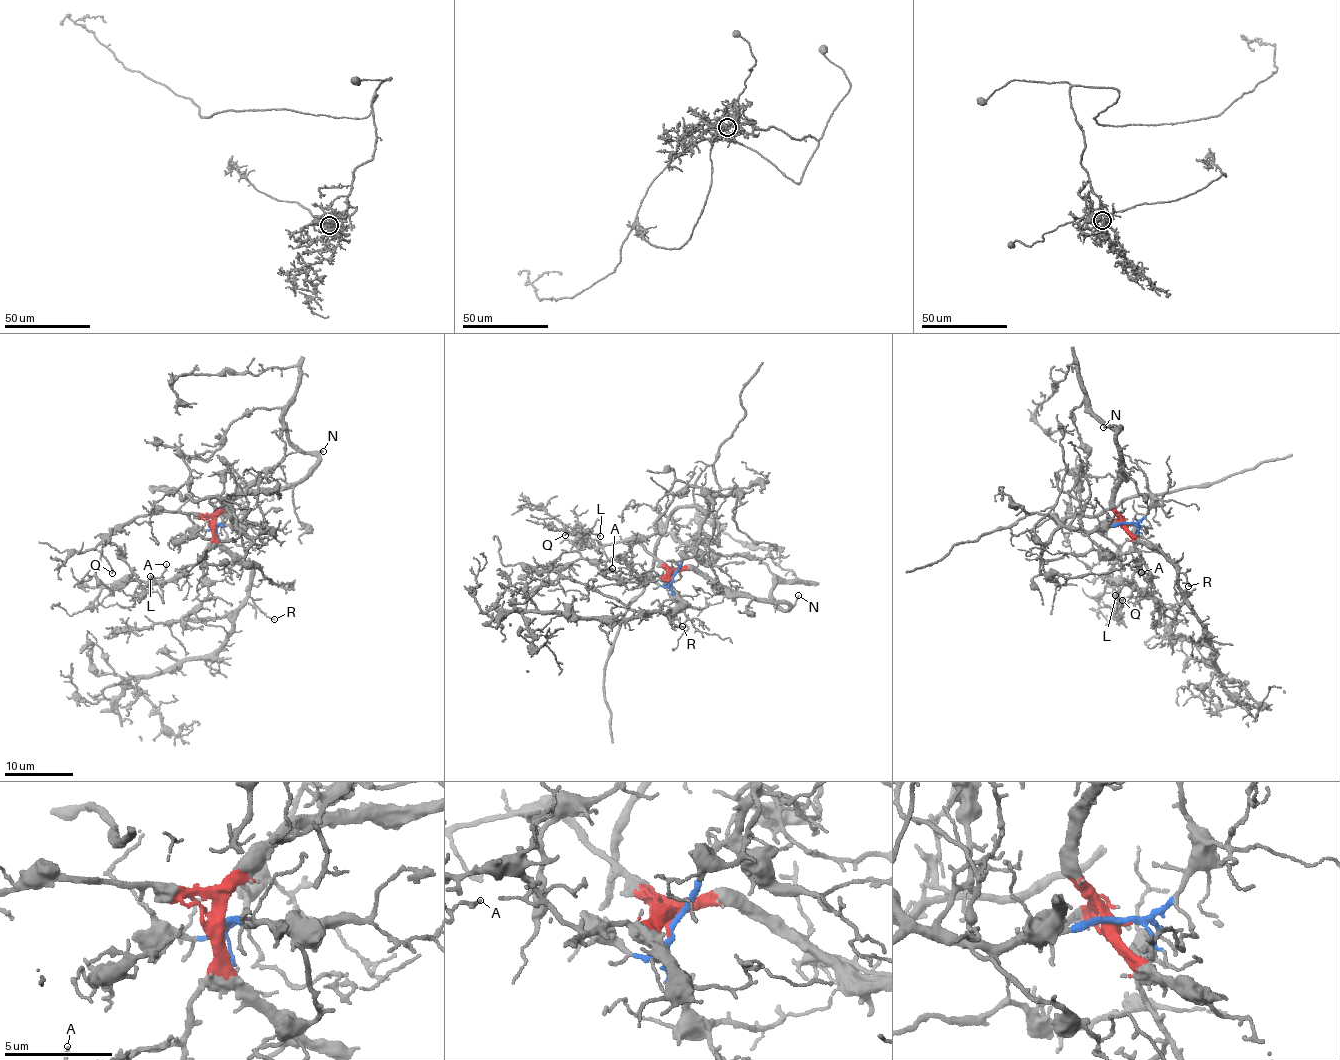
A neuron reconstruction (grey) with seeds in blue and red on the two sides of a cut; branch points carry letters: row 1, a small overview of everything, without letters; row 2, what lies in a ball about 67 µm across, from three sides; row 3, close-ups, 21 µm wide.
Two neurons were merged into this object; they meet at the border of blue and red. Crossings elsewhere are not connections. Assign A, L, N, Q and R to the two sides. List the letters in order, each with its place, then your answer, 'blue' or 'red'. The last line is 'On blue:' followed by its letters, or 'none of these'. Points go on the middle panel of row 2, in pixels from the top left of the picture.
A: place (612, 568); red
L: place (600, 536); red
N: place (798, 595); red
Q: place (565, 535); red
R: place (682, 626); red
On blue: none of these

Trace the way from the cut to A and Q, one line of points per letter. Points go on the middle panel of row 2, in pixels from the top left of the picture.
A: (671, 575), (668, 572), (646, 578), (624, 560), (597, 562), (601, 571), (612, 568)
Q: (671, 575), (634, 540), (592, 546), (569, 527), (563, 526), (568, 528), (564, 535)

